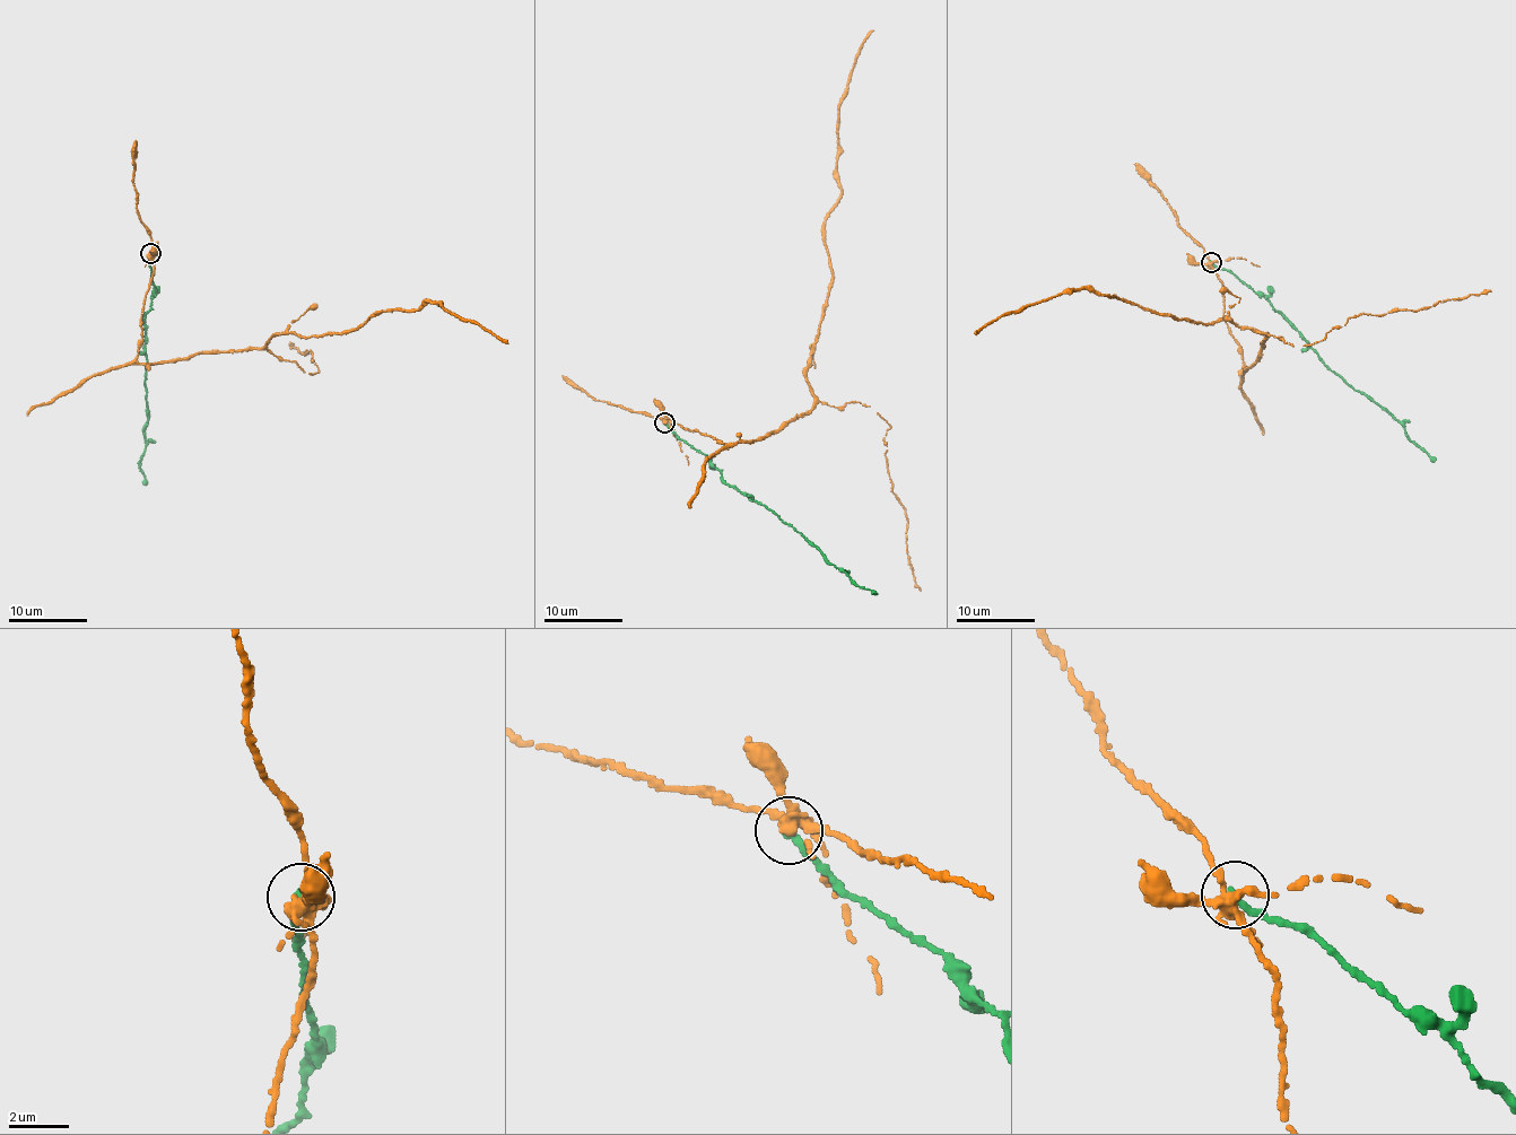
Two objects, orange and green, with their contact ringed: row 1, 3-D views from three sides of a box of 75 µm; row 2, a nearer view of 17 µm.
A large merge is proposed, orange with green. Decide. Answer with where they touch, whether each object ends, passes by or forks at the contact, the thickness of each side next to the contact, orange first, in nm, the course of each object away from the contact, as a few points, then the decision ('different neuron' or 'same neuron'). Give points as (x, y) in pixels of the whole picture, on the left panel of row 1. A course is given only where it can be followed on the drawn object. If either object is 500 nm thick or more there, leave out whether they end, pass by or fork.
(150, 253) | orange forks | green ends | 340/280 nm | orange via (151, 253), (138, 363), (251, 350), (281, 333), (343, 332), (384, 311), (434, 300), (508, 343) | green via (151, 253), (154, 290), (145, 321), (145, 444), (139, 461), (146, 485) | different neuron

